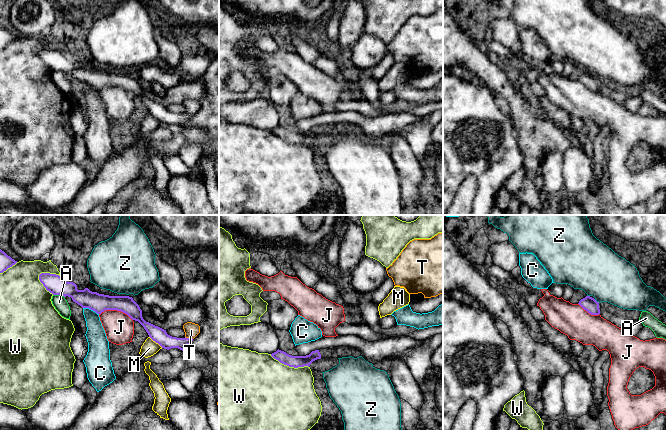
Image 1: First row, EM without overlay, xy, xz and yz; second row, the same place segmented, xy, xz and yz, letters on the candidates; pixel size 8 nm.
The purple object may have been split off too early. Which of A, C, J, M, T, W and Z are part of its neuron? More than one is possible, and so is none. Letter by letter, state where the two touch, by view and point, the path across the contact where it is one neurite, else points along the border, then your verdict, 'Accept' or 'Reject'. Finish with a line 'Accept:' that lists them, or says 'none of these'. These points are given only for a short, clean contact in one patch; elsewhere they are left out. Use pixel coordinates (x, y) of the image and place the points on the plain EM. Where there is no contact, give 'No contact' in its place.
A: Touches purple at xy (59, 70). Boundary: xy (53, 70), (59, 70), (64, 73). Reject
C: Touches purple at xy (91, 85). Reject
J: Touches purple at xy (116, 85). Reject
M: Touches purple at xy (156, 118). Reject
T: Touches purple at xy (189, 114). Boundary: xy (185, 112), (193, 114). Reject
W: Touches purple at xy (42, 59). Reject
Z: Touches purple at yz (596, 77). Reject
Accept: none of these

